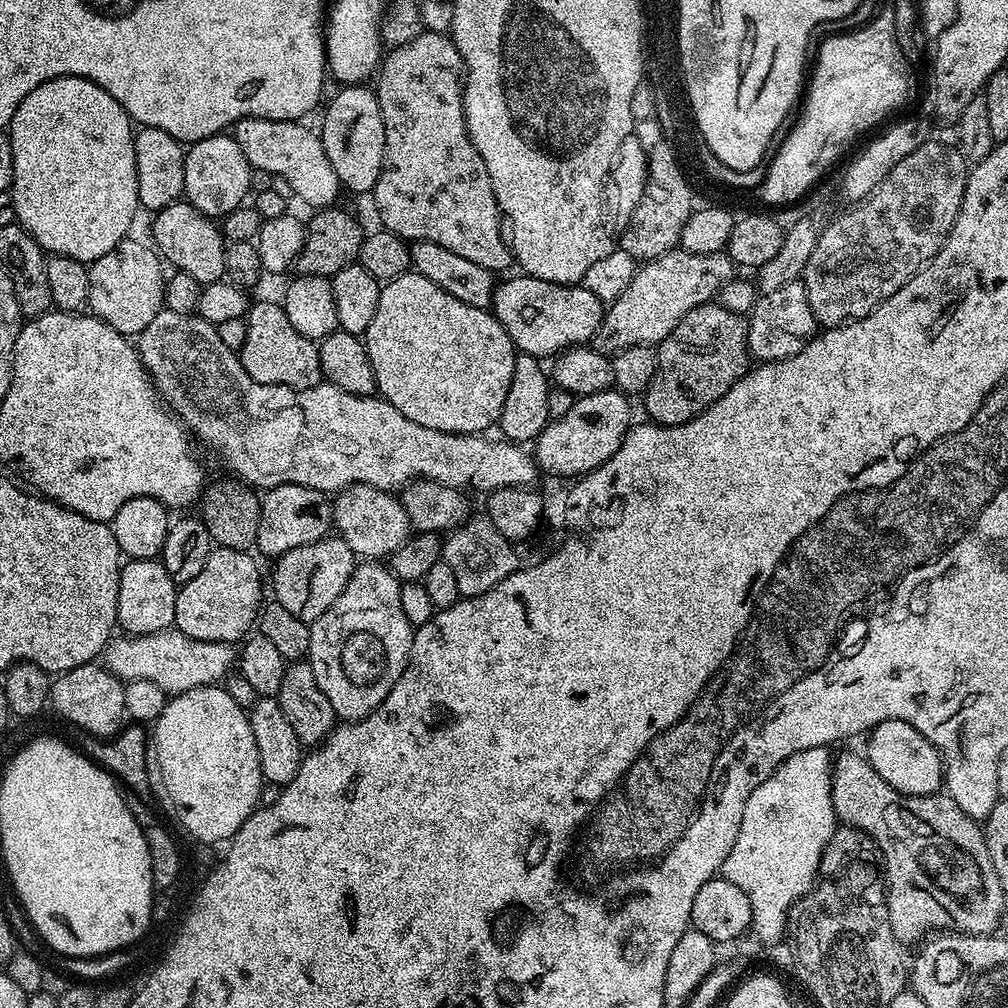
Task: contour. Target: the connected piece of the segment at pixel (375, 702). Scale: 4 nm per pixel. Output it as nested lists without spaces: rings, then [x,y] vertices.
[[[357,563],[350,582],[346,582],[346,590],[338,594],[334,606],[330,606],[322,618],[311,621],[310,650],[306,662],[314,670],[314,678],[318,678],[318,686],[322,686],[322,694],[330,698],[330,706],[334,706],[341,721],[365,720],[384,701],[386,694],[390,694],[394,682],[398,682],[408,664],[414,629],[410,622],[406,622],[406,613],[402,611],[400,586],[401,581],[383,563]]]

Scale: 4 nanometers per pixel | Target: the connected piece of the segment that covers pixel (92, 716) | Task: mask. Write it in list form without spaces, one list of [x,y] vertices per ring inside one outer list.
[[[103,663],[83,664],[69,672],[61,672],[50,684],[50,708],[76,728],[81,728],[92,738],[111,738],[125,727],[125,681],[108,671]]]

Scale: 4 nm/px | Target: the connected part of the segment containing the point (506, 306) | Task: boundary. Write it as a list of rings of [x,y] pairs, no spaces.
[[[527,274],[515,275],[509,280],[501,279],[497,283],[496,293],[492,295],[491,311],[496,321],[506,330],[506,334],[510,334],[510,338],[516,344],[517,353],[537,358],[552,356],[555,352],[567,353],[569,350],[587,345],[587,340],[599,333],[600,321],[604,318],[606,308],[597,296],[590,294],[590,290],[586,290],[580,284],[555,284]]]

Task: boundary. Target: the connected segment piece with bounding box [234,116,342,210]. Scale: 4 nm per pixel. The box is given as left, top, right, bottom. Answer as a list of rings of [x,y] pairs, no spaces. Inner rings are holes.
[[[246,118],[239,120],[234,126],[234,135],[238,146],[242,146],[242,154],[246,154],[249,164],[253,169],[272,172],[276,178],[285,180],[292,187],[292,192],[300,200],[305,200],[312,210],[323,210],[335,205],[336,200],[342,195],[340,179],[334,174],[334,166],[330,166],[330,158],[326,158],[326,150],[322,146],[319,135],[308,128],[303,128],[303,123],[294,120],[267,120],[266,118]]]

